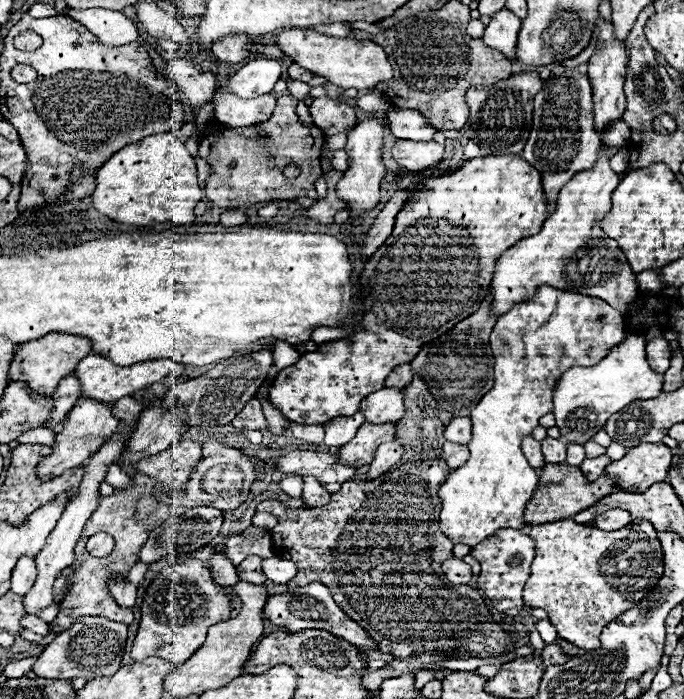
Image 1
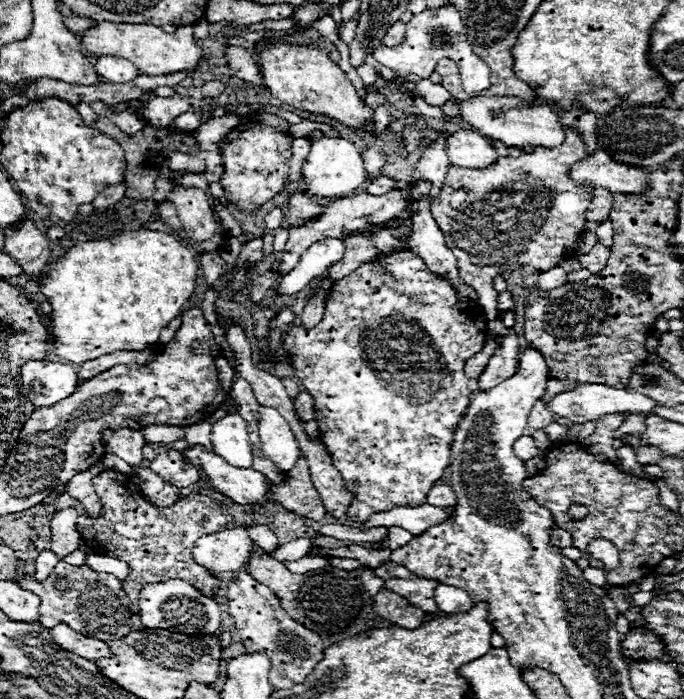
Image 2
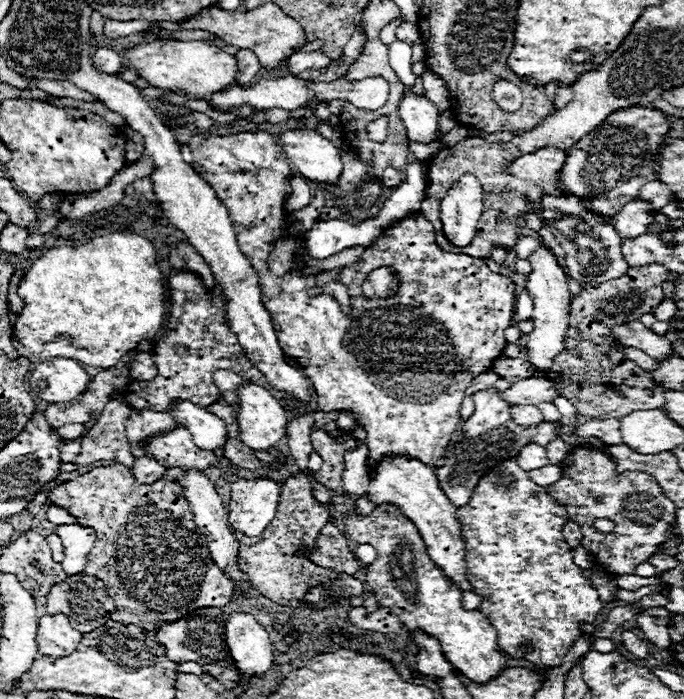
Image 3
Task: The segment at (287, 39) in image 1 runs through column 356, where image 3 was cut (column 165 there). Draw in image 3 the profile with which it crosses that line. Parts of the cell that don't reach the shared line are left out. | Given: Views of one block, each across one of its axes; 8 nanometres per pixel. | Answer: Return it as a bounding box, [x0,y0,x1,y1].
[124,40,238,96]

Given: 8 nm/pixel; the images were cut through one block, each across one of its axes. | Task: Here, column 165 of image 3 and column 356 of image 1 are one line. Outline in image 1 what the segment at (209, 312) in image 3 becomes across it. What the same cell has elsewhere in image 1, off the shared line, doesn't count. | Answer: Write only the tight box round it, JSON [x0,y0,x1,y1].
[268,156,548,424]

